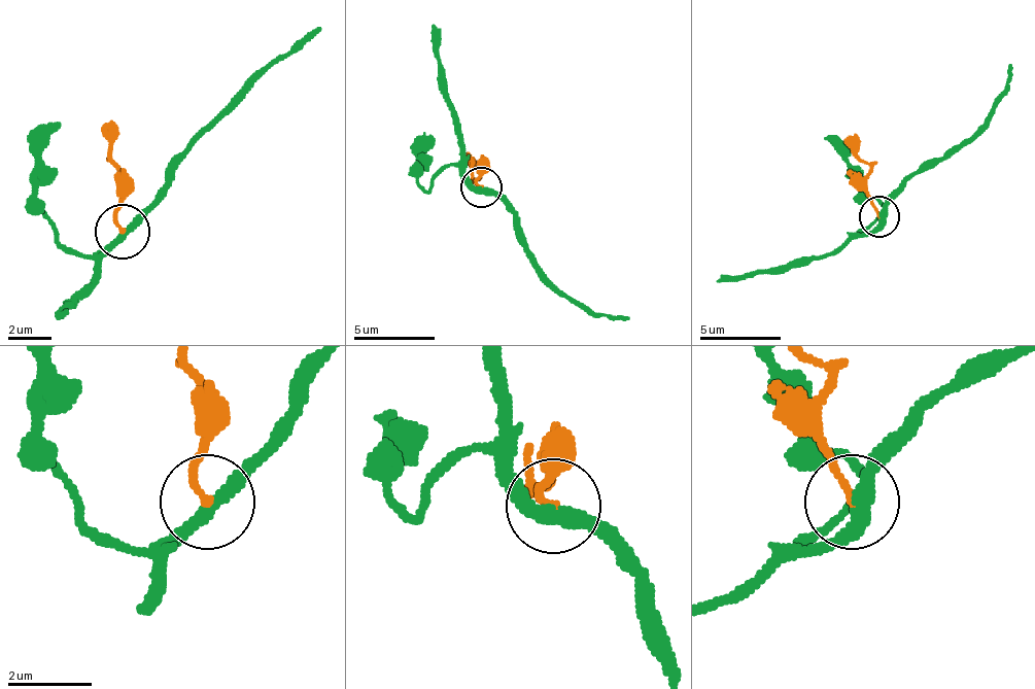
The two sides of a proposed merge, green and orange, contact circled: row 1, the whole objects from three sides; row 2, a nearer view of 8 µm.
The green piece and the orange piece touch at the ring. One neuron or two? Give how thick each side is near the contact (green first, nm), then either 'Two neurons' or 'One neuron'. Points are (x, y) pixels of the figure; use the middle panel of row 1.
Thickness 320 nm (green) against 170 nm. One neuron

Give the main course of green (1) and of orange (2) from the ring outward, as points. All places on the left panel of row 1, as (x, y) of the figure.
1: (124, 233), (167, 183), (183, 157), (319, 26)
2: (124, 233), (118, 167), (102, 124)

